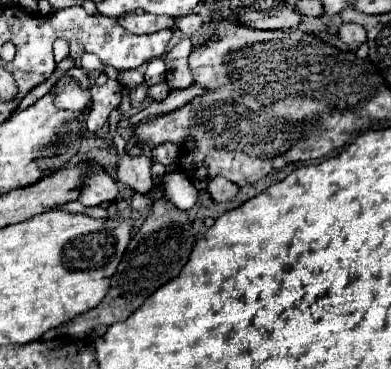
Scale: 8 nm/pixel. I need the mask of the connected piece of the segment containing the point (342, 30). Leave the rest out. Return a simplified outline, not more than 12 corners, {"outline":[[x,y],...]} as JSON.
{"outline":[[340,24],[342,42],[358,48],[366,30],[358,24]]}

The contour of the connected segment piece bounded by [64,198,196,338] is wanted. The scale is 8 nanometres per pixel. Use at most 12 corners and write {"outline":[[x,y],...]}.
{"outline":[[168,198],[132,236],[104,300],[70,338],[126,320],[176,278],[196,236]]}

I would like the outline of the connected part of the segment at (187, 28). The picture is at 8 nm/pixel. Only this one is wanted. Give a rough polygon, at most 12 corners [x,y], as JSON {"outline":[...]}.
{"outline":[[198,14],[176,18],[176,28],[186,36],[192,36],[200,26]]}

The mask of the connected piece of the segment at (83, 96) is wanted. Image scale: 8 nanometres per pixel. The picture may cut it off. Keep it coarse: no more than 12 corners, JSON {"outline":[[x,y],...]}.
{"outline":[[82,88],[56,92],[56,104],[64,110],[86,110],[90,94]]}

